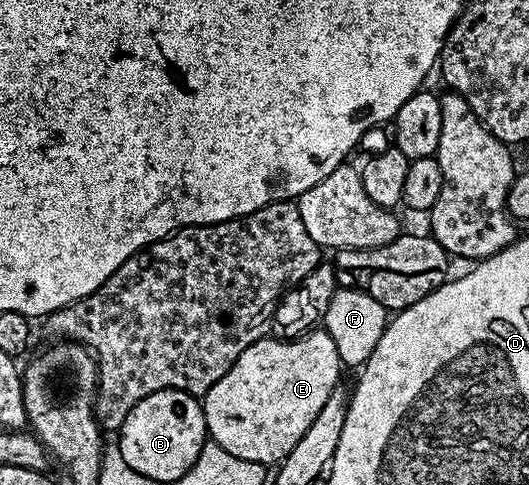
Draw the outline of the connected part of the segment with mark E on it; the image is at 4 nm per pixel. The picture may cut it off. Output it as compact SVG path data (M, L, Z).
M315 328L301 338L284 340L274 336L258 338L202 395L201 405L210 441L217 443L225 452L237 456L241 460L253 460L264 464L278 464L289 452L293 452L293 444L305 436L309 424L317 420L317 412L329 400L335 386L340 385L339 368L341 361L333 340L323 328Z

